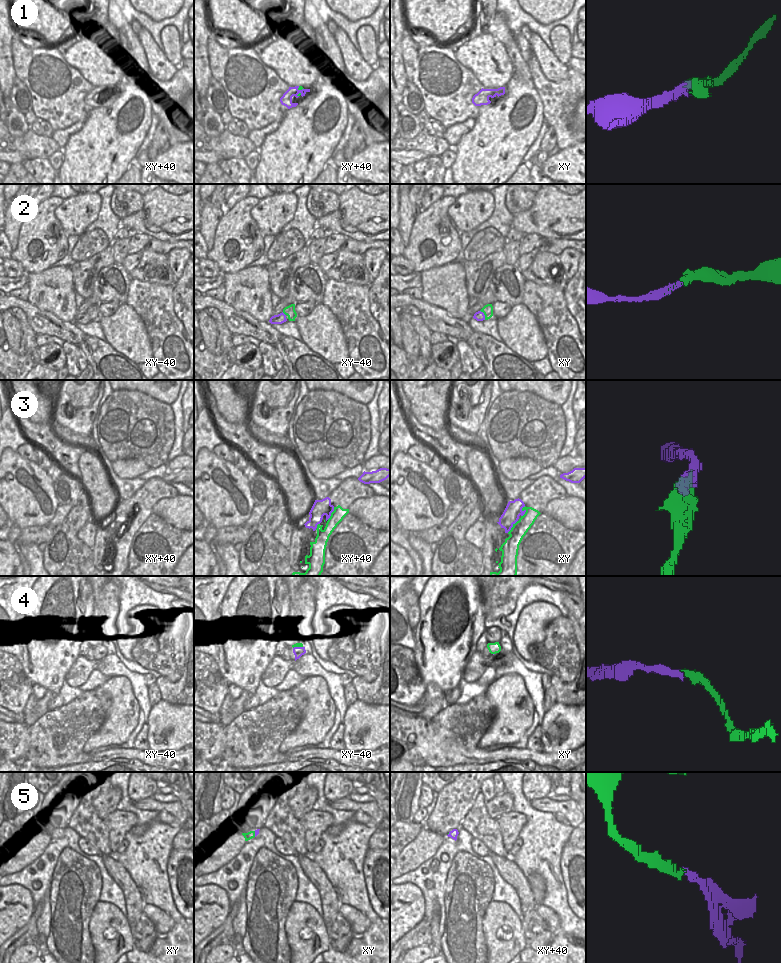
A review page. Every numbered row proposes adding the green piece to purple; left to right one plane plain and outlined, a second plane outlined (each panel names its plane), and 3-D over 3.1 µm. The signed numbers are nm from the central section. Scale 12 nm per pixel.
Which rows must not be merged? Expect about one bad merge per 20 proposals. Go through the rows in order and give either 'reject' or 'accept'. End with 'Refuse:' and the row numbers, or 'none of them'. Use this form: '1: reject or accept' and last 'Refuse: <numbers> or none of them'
1: accept
2: accept
3: accept
4: accept
5: accept
Refuse: none of them

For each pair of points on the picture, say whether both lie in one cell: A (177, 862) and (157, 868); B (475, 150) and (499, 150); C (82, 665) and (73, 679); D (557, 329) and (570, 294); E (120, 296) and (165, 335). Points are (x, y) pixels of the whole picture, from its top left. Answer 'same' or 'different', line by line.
A: different
B: same
C: same
D: different
E: different

